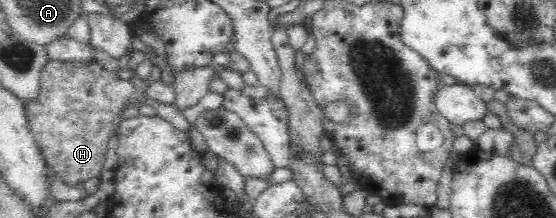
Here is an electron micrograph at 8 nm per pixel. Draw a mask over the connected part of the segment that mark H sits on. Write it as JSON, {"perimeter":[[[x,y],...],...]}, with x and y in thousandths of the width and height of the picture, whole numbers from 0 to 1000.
{"perimeter":[[[92,271],[77,303],[72,372],[76,417],[68,459],[54,463],[45,482],[50,573],[65,665],[76,670],[90,766],[124,849],[135,853],[144,830],[153,835],[164,812],[178,812],[207,532],[221,509],[232,440],[241,427],[239,376],[210,358],[174,284],[149,298]]]}

